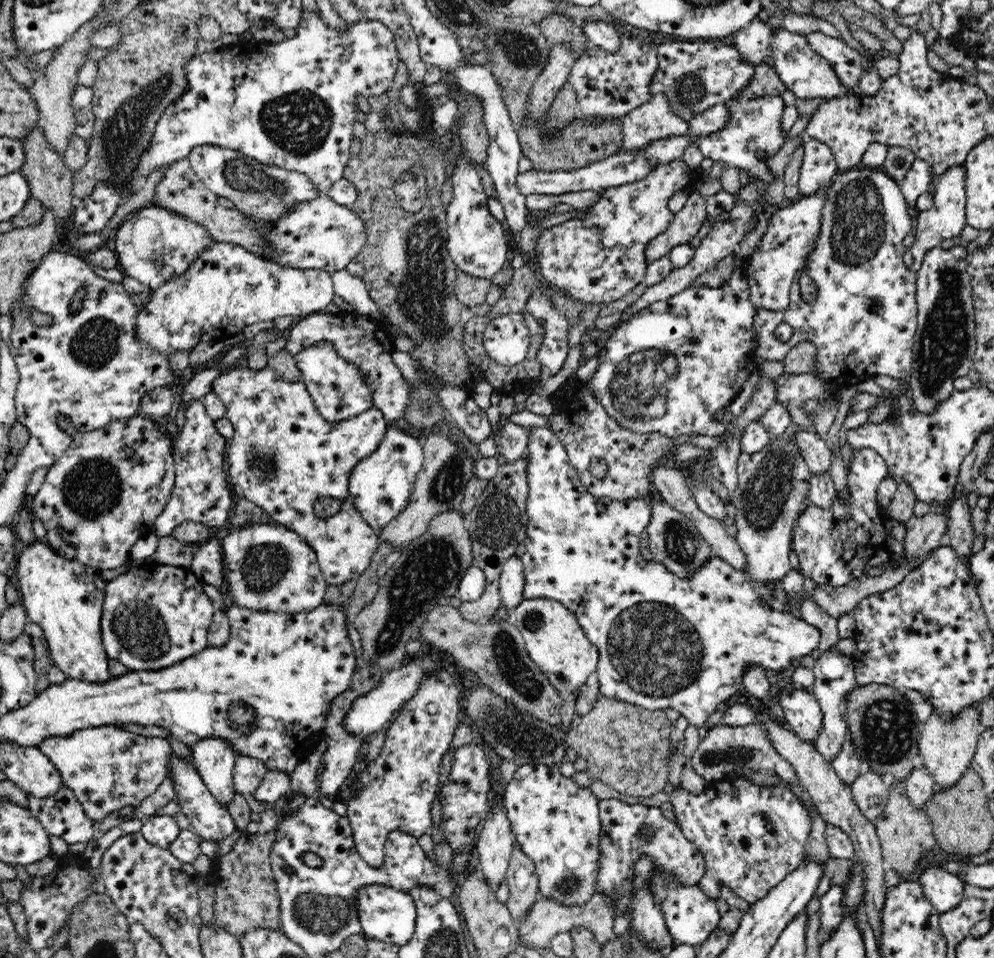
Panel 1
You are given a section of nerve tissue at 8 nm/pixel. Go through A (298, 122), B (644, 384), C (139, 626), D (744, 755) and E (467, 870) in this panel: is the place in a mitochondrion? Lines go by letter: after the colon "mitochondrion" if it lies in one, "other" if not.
A: mitochondrion
B: mitochondrion
C: mitochondrion
D: mitochondrion
E: other

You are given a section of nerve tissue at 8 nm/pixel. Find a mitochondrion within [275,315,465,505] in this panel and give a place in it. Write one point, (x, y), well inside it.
(424, 410)

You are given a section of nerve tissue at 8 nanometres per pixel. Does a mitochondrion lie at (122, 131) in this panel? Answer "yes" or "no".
yes

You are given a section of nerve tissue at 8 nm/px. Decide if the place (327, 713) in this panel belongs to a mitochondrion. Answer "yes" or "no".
no

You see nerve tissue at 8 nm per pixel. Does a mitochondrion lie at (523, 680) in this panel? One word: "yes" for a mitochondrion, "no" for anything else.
yes

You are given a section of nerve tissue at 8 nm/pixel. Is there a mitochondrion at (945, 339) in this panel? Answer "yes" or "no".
yes

